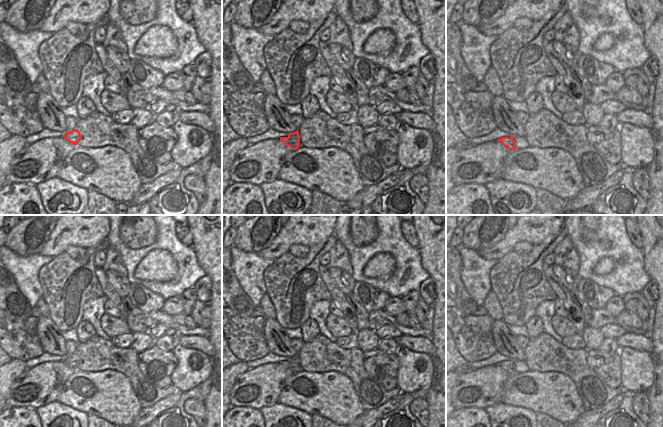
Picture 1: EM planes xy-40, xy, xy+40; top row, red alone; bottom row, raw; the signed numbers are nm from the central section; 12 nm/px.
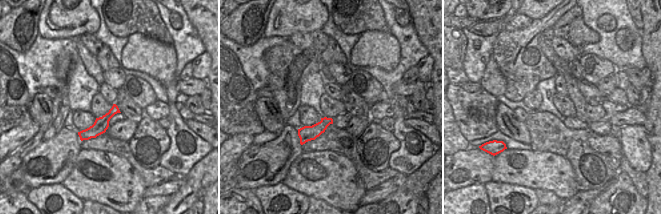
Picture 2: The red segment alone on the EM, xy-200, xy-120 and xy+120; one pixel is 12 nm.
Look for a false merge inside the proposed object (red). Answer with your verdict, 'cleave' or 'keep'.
keep

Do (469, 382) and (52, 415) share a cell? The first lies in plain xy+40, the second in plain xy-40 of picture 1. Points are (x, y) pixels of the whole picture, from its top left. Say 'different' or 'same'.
different

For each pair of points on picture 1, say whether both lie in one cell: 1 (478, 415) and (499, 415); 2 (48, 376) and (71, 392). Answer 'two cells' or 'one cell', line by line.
1: two cells
2: two cells

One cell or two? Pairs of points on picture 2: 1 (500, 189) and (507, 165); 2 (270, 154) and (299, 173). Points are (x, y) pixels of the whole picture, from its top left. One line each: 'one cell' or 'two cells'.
1: two cells
2: two cells

